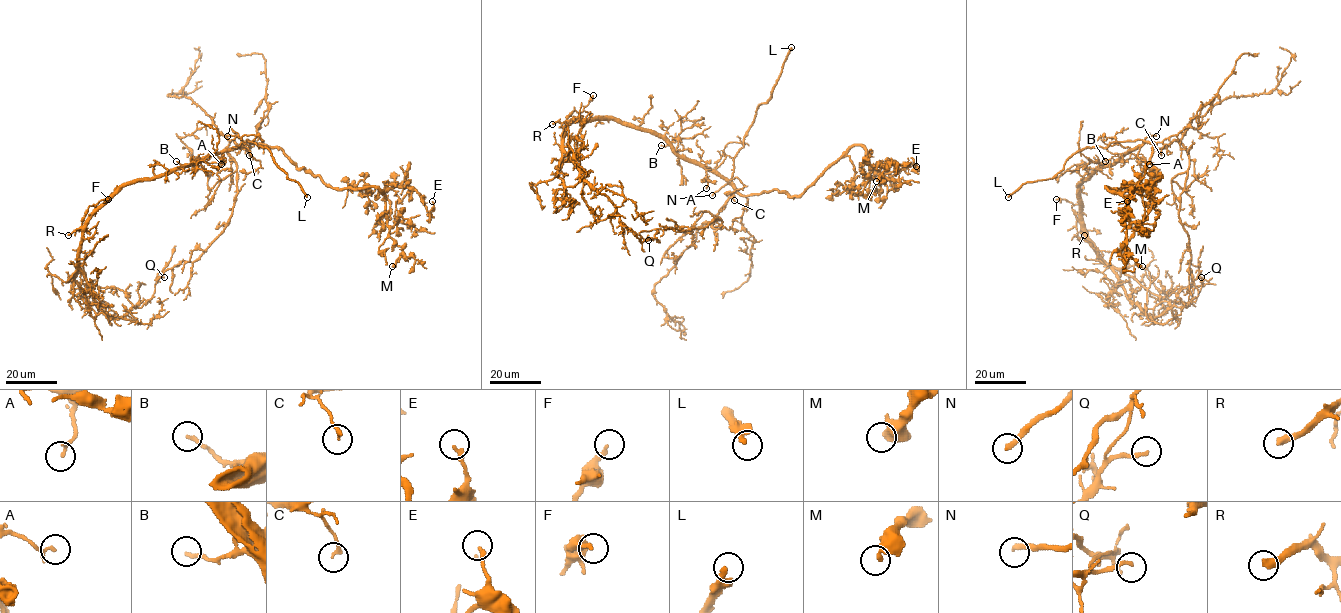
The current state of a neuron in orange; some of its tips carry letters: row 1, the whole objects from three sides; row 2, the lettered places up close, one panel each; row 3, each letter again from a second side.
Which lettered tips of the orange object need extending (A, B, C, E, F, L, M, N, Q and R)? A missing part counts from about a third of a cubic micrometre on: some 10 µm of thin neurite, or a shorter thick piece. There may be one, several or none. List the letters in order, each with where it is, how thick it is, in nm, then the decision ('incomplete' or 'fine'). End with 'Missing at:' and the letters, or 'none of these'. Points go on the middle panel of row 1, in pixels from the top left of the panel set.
A: (706, 188) | 200 nm | fine
B: (661, 145) | 200 nm | incomplete
C: (734, 200) | 160 nm | fine
E: (916, 166) | 240 nm | fine
F: (593, 95) | 200 nm | fine
L: (791, 47) | 280 nm | incomplete
M: (876, 181) | 400 nm | fine
N: (712, 195) | 260 nm | incomplete
Q: (648, 240) | 190 nm | fine
R: (552, 124) | 400 nm | incomplete
Missing at: B, L, N, R

